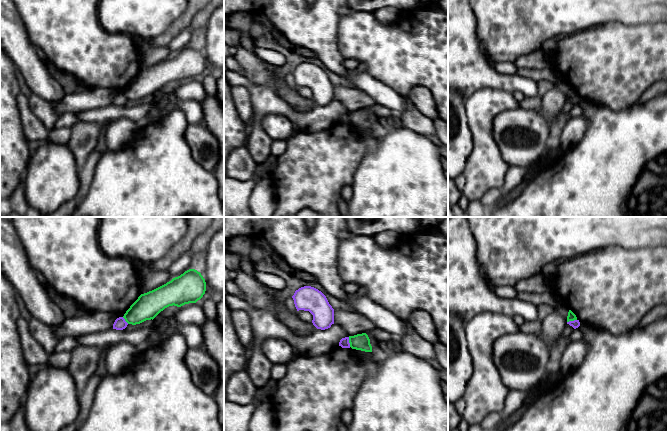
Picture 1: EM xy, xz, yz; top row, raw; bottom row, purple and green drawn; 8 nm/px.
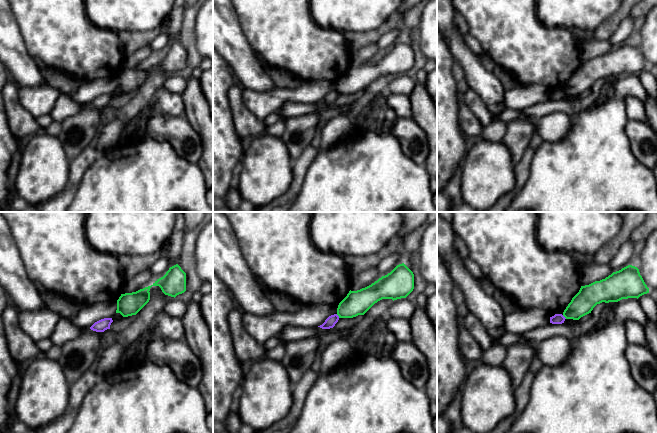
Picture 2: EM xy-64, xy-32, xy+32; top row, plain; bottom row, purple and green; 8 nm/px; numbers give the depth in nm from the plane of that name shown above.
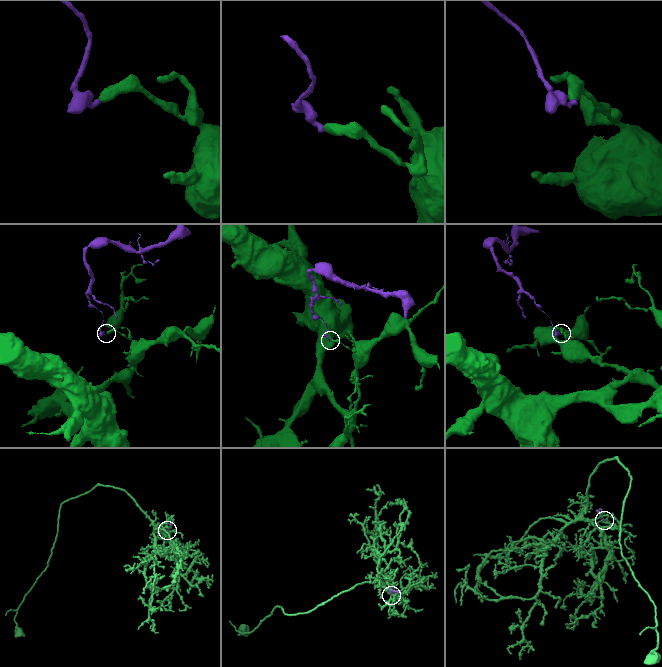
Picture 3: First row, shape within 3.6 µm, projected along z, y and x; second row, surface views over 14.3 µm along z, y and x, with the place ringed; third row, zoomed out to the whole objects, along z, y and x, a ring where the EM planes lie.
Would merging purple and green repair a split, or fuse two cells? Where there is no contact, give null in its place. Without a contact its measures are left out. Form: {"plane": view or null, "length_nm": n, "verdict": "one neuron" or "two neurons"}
{"plane": "xz", "length_nm": 80, "verdict": "two neurons"}

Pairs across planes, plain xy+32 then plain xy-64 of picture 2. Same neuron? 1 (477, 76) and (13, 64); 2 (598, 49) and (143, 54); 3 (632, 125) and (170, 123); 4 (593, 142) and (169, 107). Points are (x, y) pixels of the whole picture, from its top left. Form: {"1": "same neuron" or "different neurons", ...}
{"1": "same neuron", "2": "same neuron", "3": "same neuron", "4": "different neurons"}

